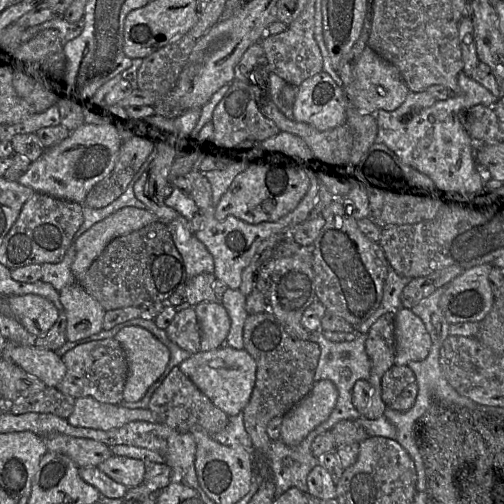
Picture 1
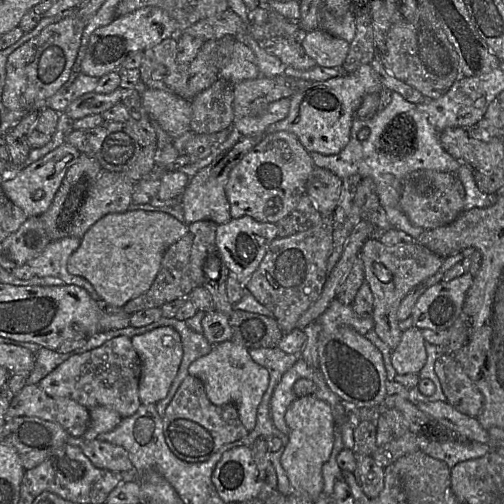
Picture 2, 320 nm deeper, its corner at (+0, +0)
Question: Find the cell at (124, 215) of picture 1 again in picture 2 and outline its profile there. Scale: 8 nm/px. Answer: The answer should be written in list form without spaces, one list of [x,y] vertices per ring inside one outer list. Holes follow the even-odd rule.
[[[128,210],[108,214],[85,233],[80,246],[68,259],[67,270],[90,282],[107,304],[123,307],[150,289],[165,251],[187,233],[186,223],[163,212]]]

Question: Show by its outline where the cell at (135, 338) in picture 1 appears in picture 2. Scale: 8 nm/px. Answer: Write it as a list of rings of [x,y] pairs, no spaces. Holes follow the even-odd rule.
[[[161,326],[131,338],[133,347],[141,360],[141,377],[138,394],[142,404],[156,404],[167,395],[175,379],[183,355],[179,333],[169,326]]]

